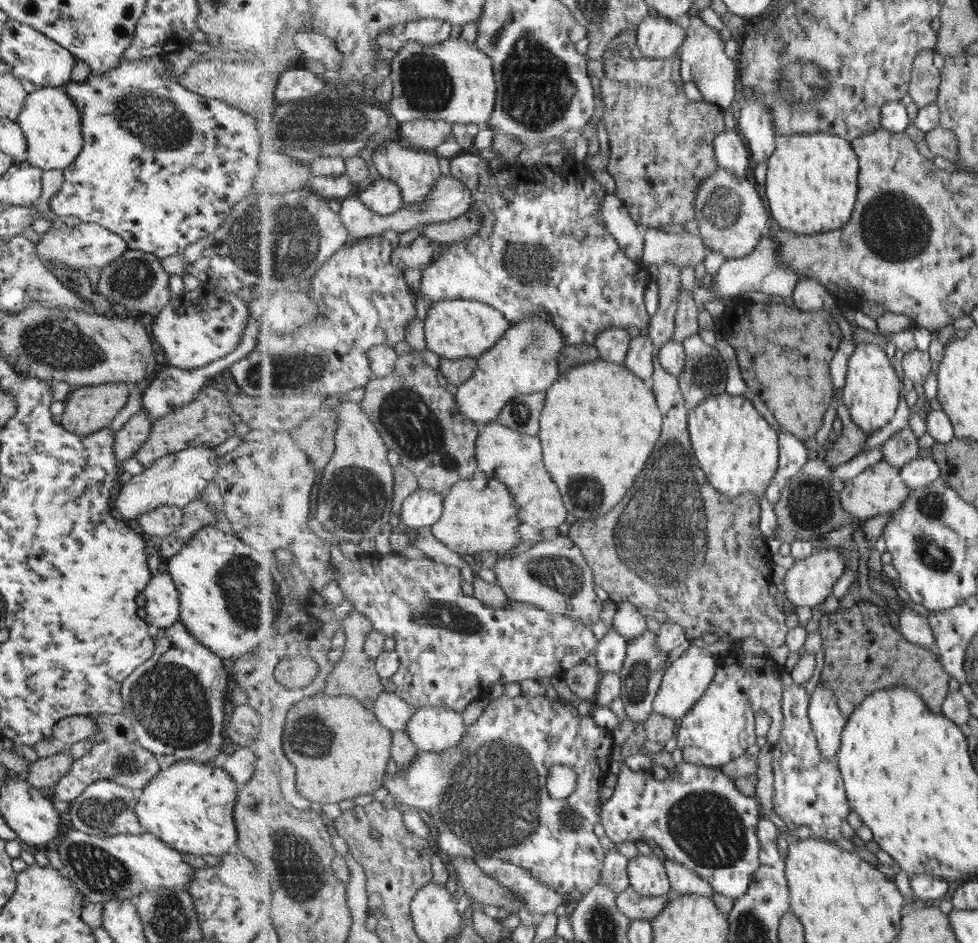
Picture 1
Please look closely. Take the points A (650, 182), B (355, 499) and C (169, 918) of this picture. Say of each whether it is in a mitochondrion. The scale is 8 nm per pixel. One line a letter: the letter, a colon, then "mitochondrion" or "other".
A: other
B: mitochondrion
C: mitochondrion

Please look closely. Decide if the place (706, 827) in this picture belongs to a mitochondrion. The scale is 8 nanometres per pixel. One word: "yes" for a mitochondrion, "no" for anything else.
yes

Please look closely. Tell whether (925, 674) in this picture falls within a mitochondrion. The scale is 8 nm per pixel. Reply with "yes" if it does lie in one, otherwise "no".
no

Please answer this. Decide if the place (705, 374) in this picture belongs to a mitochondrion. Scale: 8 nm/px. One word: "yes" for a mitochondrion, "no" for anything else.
yes

